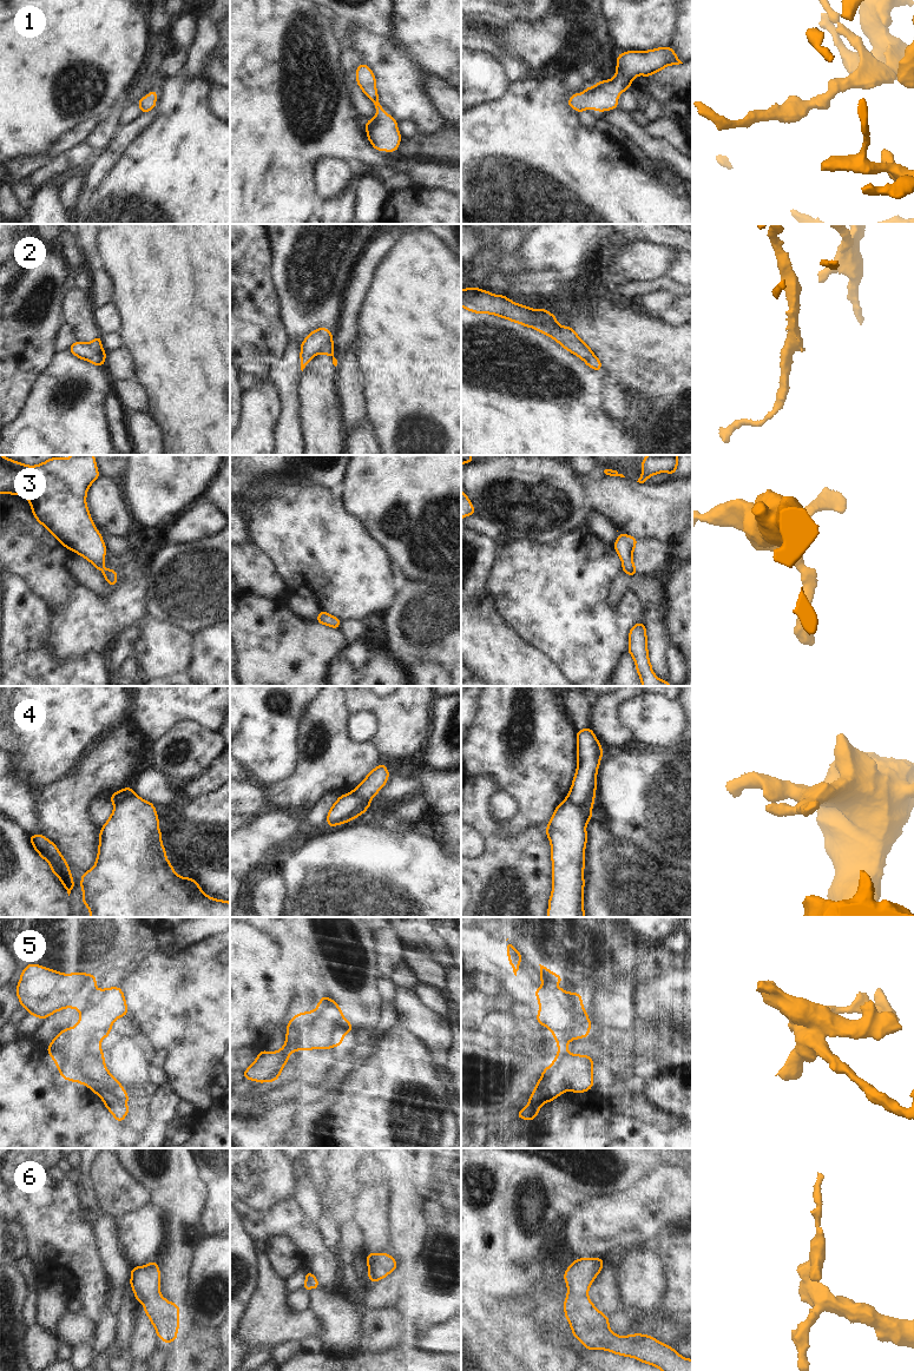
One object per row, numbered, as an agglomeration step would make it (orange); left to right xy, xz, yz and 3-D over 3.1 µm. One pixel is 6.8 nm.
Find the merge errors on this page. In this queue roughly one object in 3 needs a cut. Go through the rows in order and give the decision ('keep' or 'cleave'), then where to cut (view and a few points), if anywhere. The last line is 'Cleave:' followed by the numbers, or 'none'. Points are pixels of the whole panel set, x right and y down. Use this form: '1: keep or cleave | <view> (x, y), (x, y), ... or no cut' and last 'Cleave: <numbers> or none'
1: keep | no cut
2: keep | no cut
3: keep | no cut
4: cleave | yz (566, 797), (580, 806), (586, 812), (589, 819)
5: keep | no cut
6: keep | no cut
Cleave: 4

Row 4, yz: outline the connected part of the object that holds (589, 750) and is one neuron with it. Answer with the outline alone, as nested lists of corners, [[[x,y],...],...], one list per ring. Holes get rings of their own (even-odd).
[[[590,727],[577,731],[577,771],[574,773],[572,786],[567,793],[567,798],[577,806],[587,812],[588,820],[593,816],[591,809],[594,804],[597,789],[597,772],[603,757],[603,749],[596,734]]]

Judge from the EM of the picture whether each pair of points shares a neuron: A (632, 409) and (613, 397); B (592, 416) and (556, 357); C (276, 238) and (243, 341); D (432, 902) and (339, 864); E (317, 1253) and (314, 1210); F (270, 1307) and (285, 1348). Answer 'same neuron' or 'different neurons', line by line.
A: same neuron
B: same neuron
C: different neurons
D: same neuron
E: different neurons
F: different neurons

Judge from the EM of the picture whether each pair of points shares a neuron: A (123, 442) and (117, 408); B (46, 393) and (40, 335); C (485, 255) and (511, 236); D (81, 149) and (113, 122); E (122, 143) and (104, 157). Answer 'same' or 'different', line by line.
A: same
B: different
C: same
D: different
E: same

